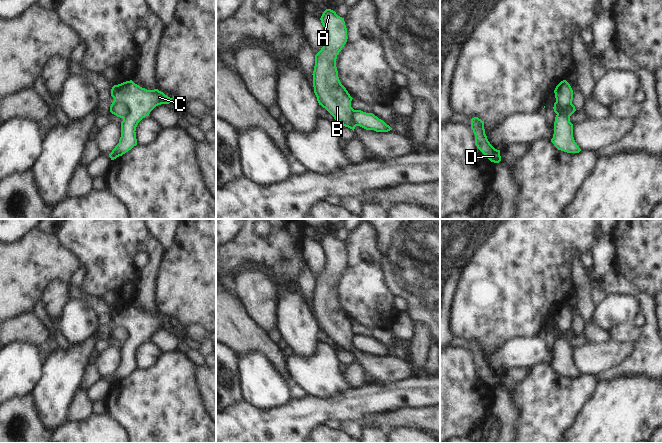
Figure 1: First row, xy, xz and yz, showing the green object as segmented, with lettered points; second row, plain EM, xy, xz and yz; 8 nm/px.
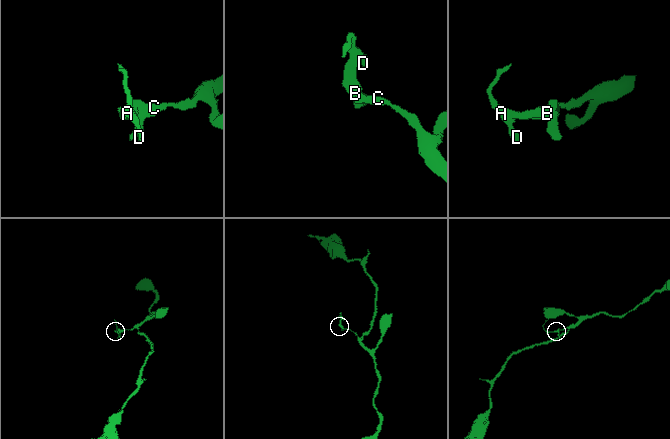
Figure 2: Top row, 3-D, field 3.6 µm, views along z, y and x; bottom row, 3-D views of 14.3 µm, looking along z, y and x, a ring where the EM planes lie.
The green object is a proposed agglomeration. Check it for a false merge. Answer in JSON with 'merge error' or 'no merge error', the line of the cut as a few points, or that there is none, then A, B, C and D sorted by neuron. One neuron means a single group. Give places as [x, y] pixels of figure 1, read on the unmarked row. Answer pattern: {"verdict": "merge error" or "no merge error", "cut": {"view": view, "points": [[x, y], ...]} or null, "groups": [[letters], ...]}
{"verdict": "merge error", "cut": {"view": "xy", "points": [[114, 324], [126, 330], [127, 338], [124, 342]]}, "groups": [["A", "B", "D"], ["C"]]}

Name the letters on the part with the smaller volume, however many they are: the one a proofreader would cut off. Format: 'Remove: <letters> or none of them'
Remove: A, B, D

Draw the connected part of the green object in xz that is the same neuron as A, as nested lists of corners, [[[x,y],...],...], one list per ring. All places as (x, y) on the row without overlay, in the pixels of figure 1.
[[[326,233],[321,242],[325,253],[326,265],[321,274],[315,279],[315,290],[313,295],[313,311],[319,329],[325,332],[336,345],[354,355],[356,348],[352,345],[354,333],[351,331],[352,321],[341,308],[336,291],[336,283],[339,276],[347,266],[347,252],[344,242],[338,240],[335,235]]]

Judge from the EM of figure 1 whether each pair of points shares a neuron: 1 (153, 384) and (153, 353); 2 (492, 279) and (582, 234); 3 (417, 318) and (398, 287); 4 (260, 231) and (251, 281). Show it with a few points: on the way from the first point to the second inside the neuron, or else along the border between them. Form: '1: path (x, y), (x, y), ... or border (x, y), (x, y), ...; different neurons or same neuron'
1: border (162, 353), (150, 367), (146, 369), (137, 368); different neurons
2: path (514, 270), (550, 234), (560, 234); same neuron
3: path (417, 310), (417, 303), (406, 292); same neuron
4: border (261, 271), (276, 286); different neurons

